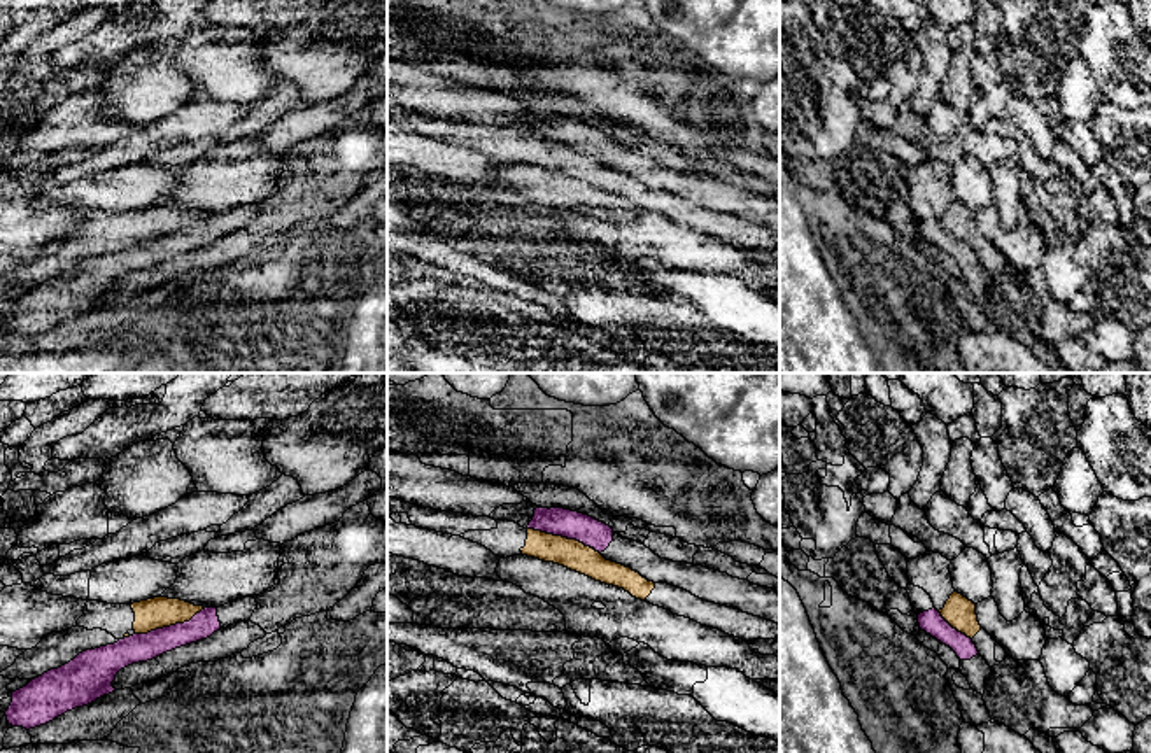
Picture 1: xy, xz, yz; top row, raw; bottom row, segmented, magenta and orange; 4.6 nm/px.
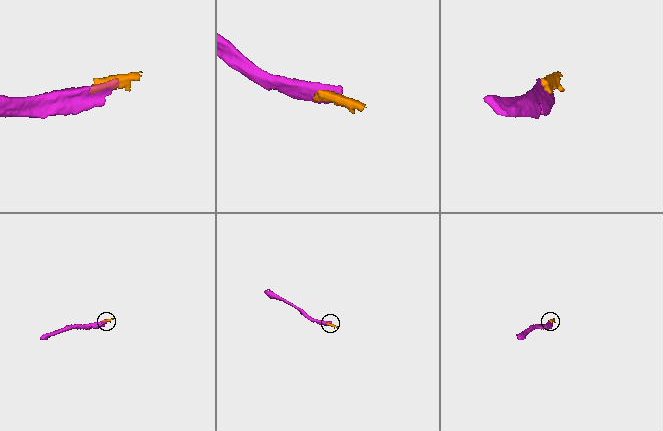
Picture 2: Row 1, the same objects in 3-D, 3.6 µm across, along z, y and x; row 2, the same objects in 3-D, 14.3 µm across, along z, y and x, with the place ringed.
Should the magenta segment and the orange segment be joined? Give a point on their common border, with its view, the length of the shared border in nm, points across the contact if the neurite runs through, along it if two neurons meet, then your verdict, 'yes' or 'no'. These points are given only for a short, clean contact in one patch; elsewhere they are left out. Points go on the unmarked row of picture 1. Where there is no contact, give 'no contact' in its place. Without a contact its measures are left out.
xz (564, 144) | 360 nm | along xz (528, 135), (575, 146), (600, 161) | no

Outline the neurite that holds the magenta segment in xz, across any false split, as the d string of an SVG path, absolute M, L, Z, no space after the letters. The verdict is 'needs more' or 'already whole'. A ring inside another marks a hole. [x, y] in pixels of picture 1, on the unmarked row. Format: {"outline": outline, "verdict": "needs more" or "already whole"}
{"outline": "M536 116L526 137L576 147L606 168L622 172L653 191L667 191L692 203L771 228L780 233L780 200L727 180L660 166L643 151L617 142L610 133L564 116Z", "verdict": "needs more"}

